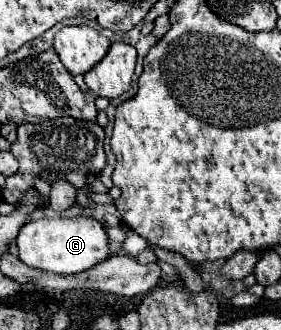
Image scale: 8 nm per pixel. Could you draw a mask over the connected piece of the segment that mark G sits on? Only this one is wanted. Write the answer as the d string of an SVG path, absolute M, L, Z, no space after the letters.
M54 217L54 219L32 219L28 221L18 237L20 261L32 269L54 273L54 275L76 275L92 269L96 263L108 257L108 239L100 221L92 217Z

